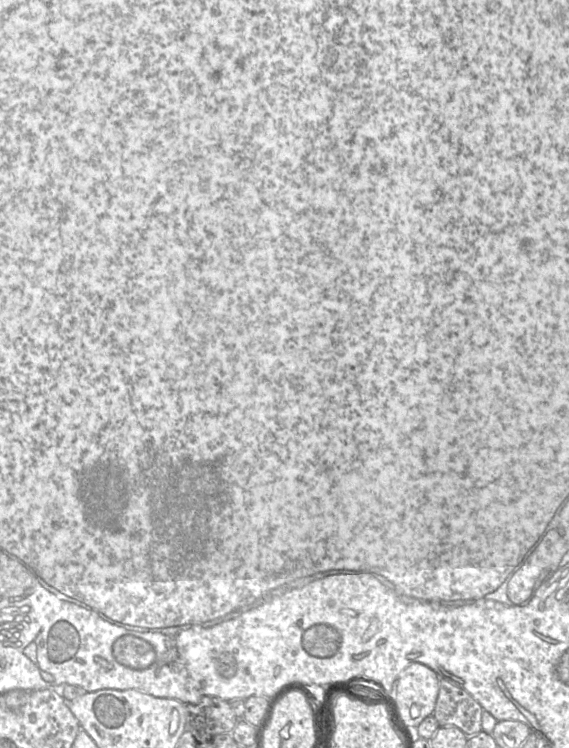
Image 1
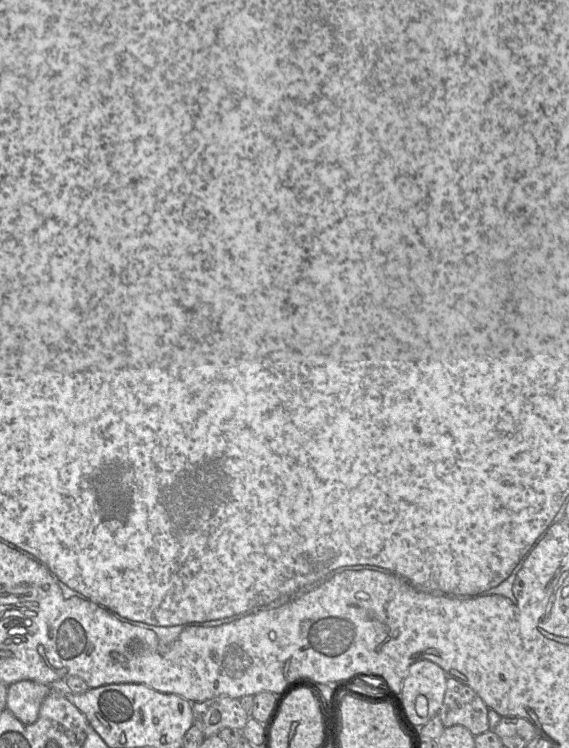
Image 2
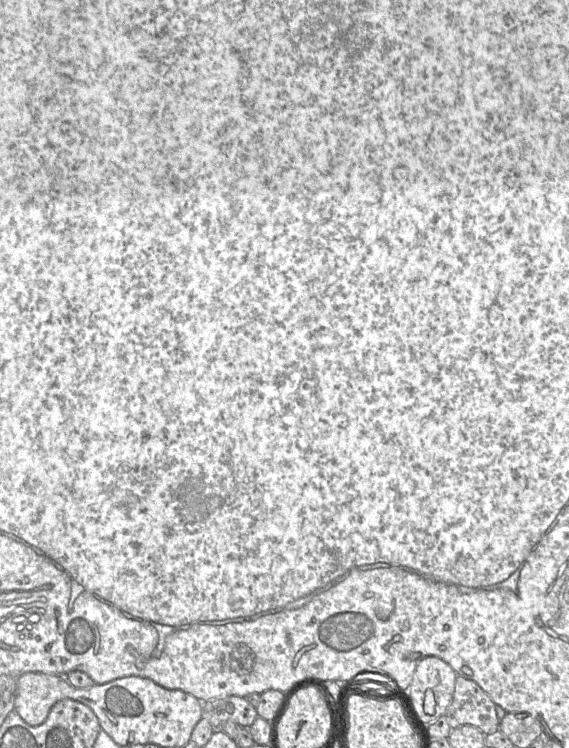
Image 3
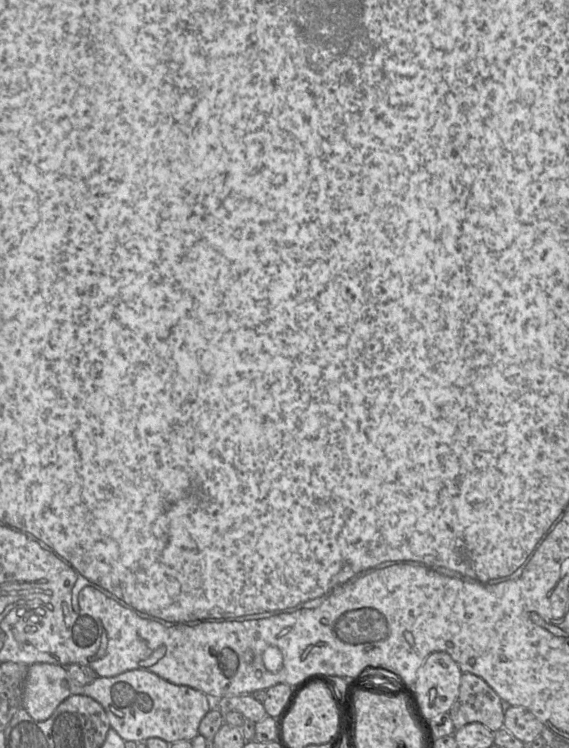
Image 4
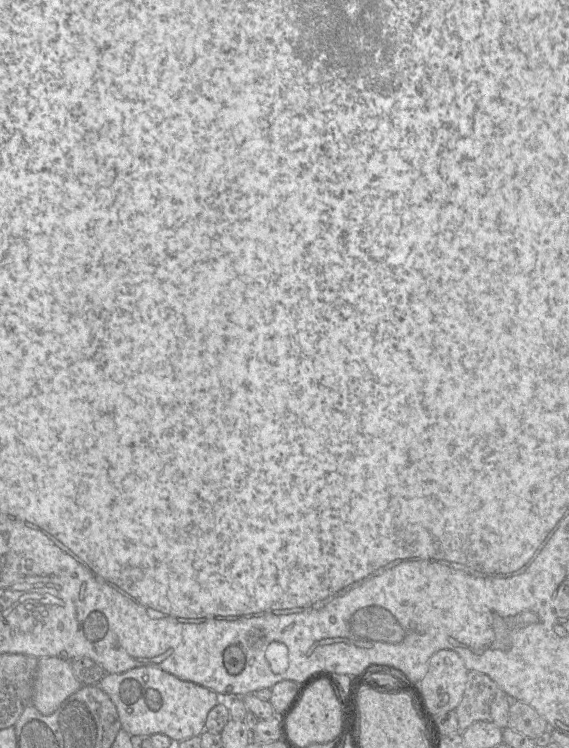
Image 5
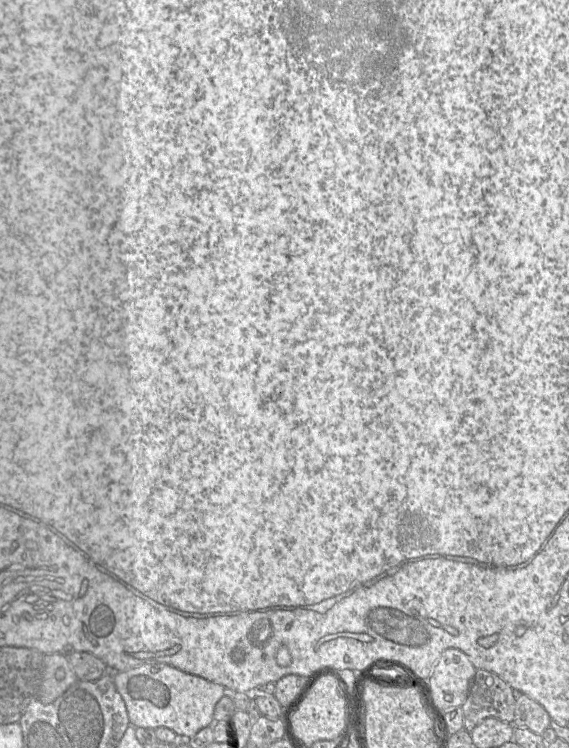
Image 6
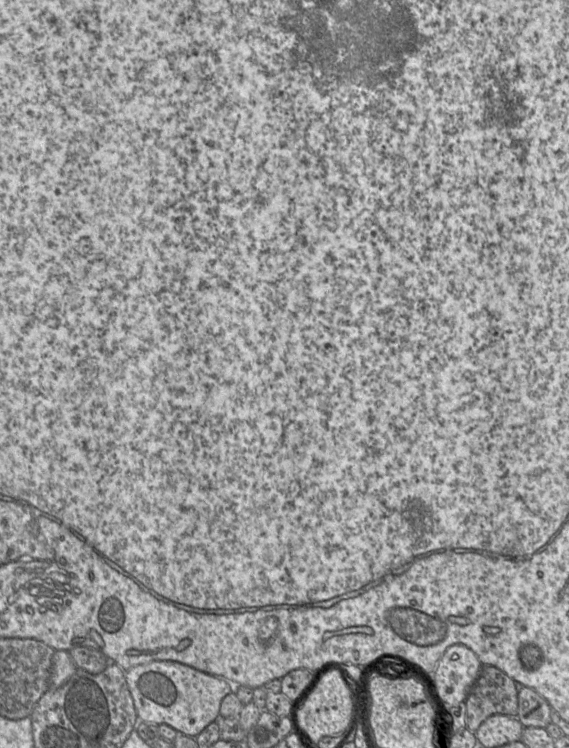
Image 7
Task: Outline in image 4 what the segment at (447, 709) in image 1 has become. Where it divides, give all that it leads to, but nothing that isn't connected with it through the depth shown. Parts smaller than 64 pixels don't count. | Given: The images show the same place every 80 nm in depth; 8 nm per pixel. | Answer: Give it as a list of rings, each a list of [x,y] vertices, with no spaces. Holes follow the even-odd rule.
[[[464,672],[459,694],[449,710],[455,730],[468,723],[480,722],[492,732],[504,728],[506,704],[481,677]]]

